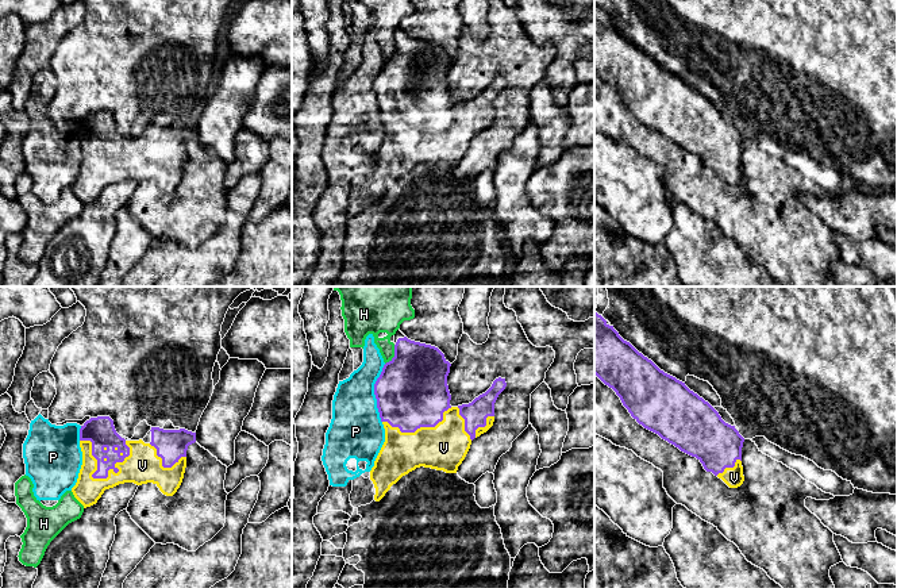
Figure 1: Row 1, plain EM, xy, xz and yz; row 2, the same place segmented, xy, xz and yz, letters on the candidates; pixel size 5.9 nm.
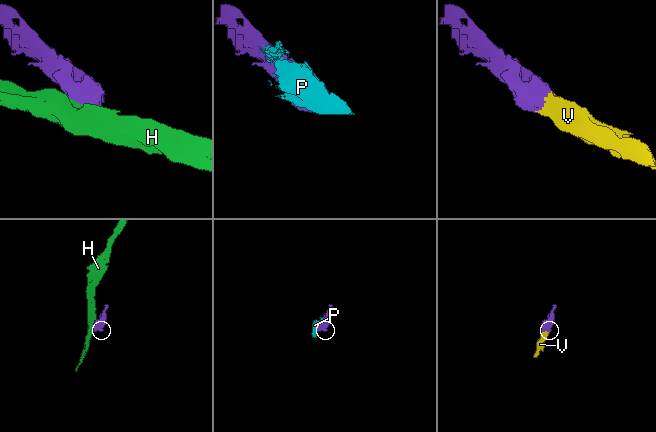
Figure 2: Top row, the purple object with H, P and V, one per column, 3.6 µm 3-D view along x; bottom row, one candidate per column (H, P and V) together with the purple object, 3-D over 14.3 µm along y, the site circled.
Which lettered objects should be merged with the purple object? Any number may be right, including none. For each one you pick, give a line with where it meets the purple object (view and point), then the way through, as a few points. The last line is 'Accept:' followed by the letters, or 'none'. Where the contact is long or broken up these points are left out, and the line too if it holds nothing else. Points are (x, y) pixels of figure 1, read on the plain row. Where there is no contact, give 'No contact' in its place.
V: Touches purple at xy (92, 173)
Accept: V

